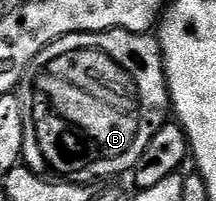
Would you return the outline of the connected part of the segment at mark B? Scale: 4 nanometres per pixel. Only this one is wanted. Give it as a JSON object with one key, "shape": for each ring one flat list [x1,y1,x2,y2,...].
{"shape":[[103,30,101,34,69,34,58,38,50,46,45,46,32,64,26,69,26,74,18,84,16,91,22,102,24,112,24,148,22,156,25,165,29,166,39,176,49,175,51,170,55,179,63,182,79,184,95,184,101,178,114,178,117,174,133,171,134,166,144,156,144,148,148,148,148,140,156,136,160,127,165,126,171,113,170,89,166,87,166,70,162,67,162,48,153,33,133,34,127,30]]}

